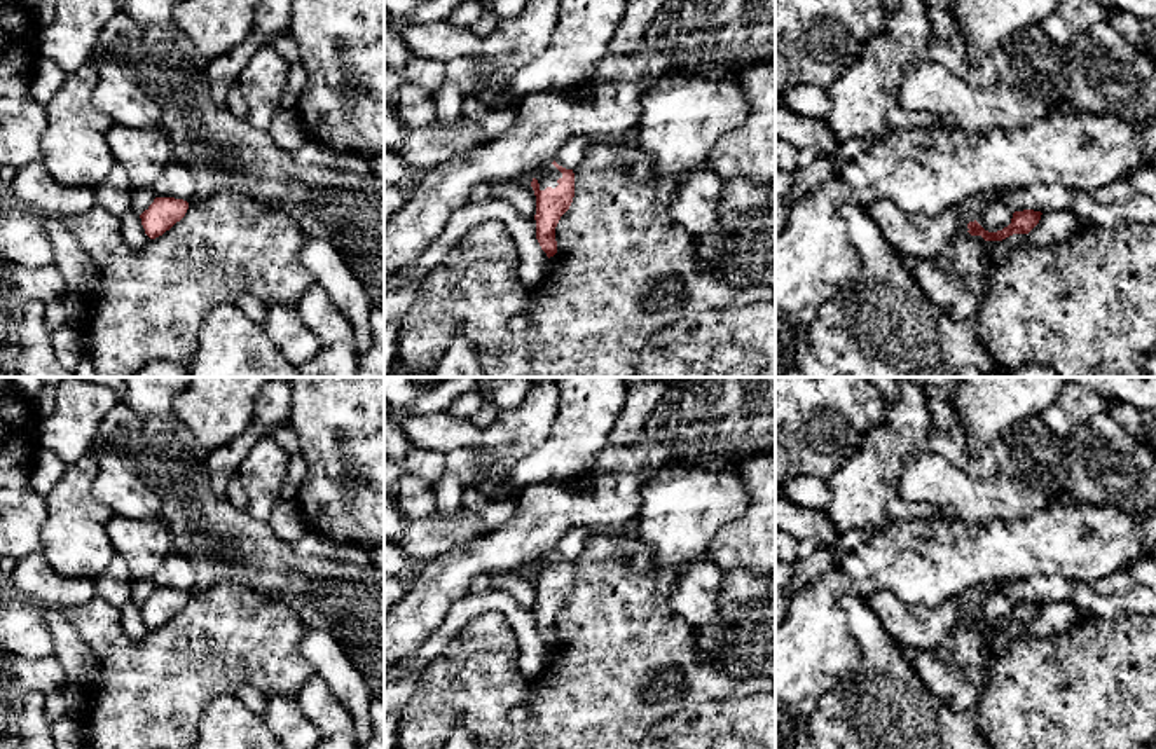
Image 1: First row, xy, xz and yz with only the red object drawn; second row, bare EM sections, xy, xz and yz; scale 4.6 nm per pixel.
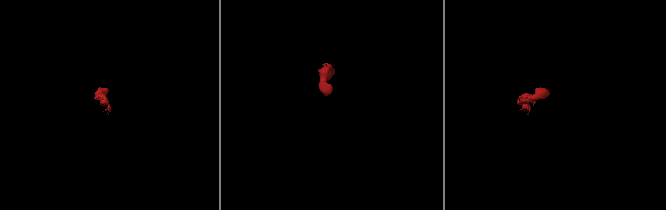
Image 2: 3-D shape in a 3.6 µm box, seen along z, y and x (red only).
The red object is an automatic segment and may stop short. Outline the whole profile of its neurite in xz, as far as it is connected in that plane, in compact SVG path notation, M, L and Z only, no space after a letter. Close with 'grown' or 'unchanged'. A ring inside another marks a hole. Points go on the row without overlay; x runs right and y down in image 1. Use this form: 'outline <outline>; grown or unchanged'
outline M555 552L527 571L536 587L536 630L547 648L557 644L555 618L575 588L575 564Z; grown

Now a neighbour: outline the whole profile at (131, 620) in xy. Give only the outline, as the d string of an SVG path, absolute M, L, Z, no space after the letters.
M127 601L120 609L120 625L129 639L143 639L150 629L145 625L140 606Z

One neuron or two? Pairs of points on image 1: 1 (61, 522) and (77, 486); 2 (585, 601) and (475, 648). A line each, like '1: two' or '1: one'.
1: one
2: one

